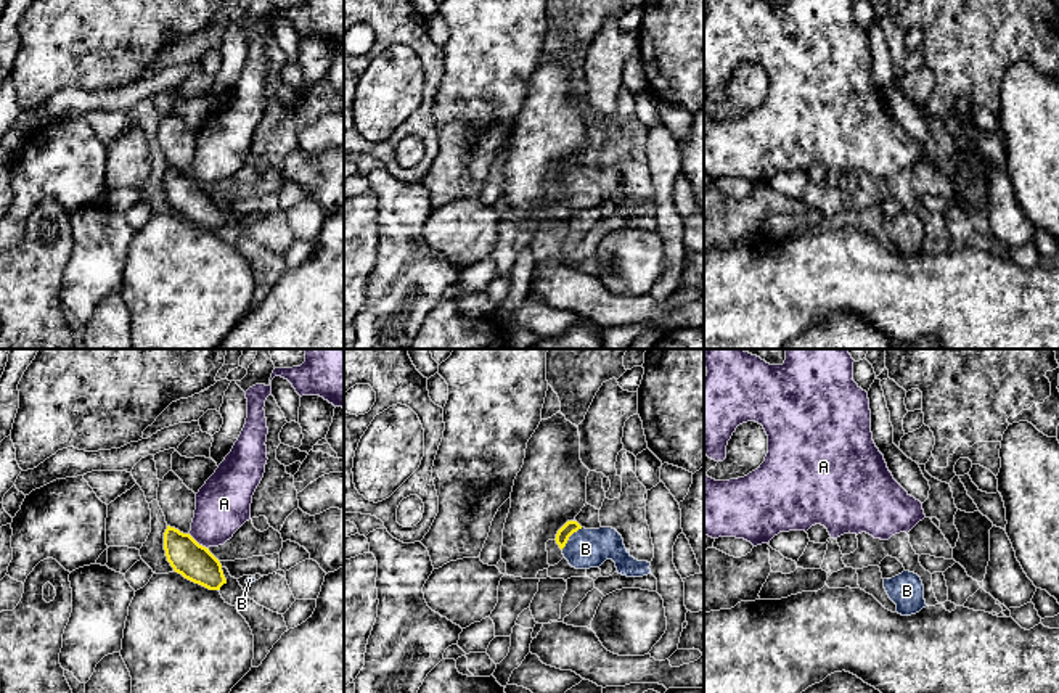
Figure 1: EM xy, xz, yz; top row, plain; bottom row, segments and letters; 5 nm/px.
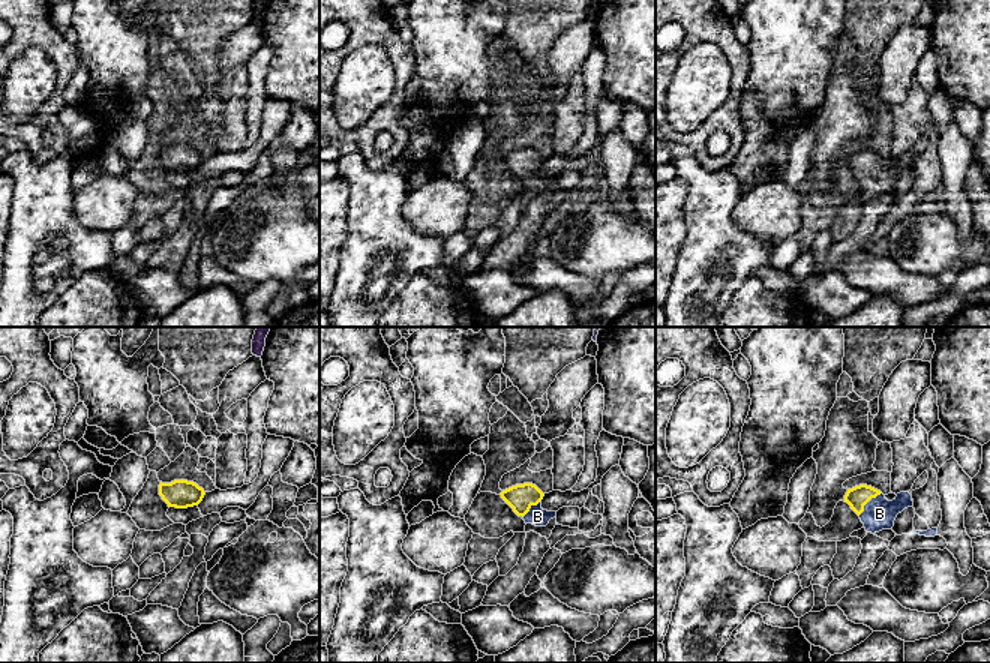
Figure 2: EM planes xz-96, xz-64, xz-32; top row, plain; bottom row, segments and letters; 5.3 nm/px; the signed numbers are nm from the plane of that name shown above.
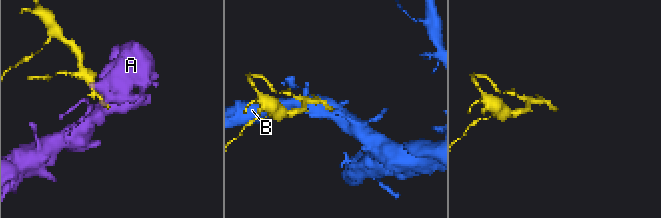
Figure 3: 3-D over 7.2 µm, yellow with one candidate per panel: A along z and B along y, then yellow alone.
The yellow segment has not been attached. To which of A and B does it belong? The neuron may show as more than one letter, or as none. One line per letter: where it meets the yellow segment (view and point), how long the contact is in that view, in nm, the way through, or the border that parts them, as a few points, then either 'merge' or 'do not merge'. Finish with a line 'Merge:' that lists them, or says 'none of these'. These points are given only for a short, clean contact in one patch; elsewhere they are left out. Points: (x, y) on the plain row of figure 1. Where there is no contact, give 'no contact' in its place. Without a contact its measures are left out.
A: contact xy (196, 182); length 130 nm; do not merge
B: contact xz (569, 176); length 160 nm; way xz (569, 168), (569, 176), (585, 188); merge
Merge: B

